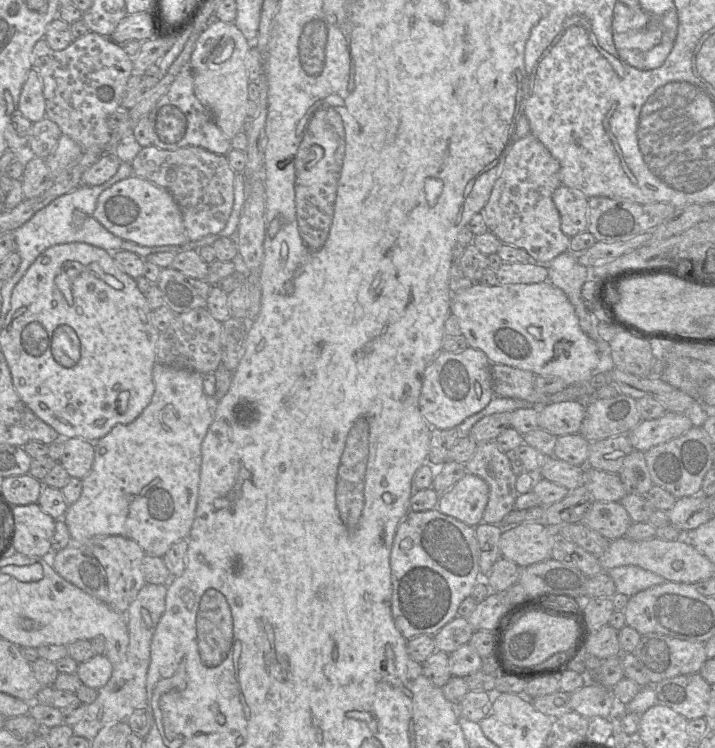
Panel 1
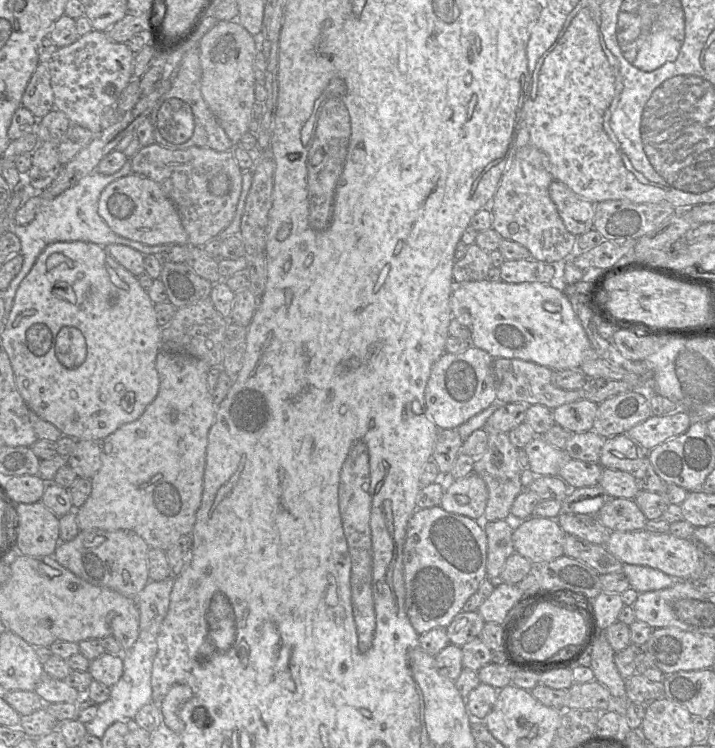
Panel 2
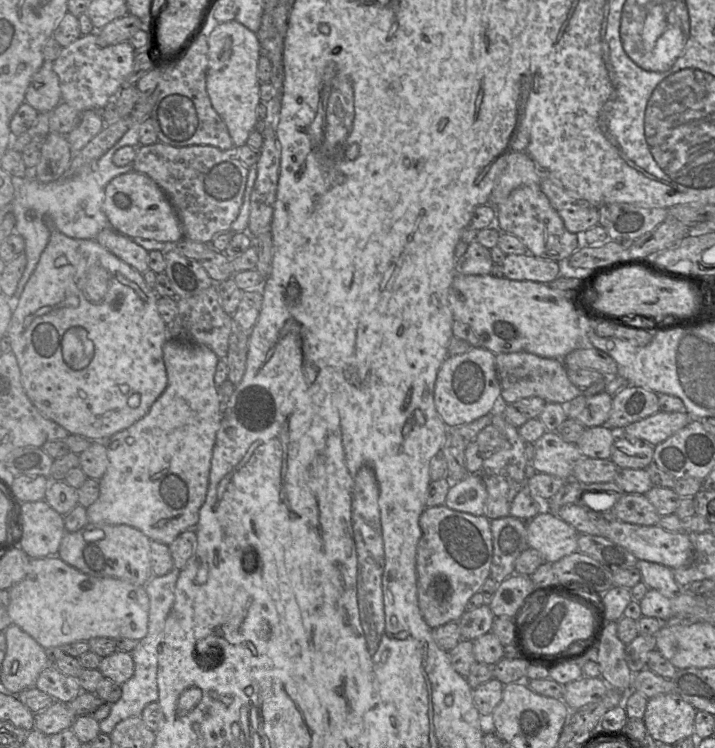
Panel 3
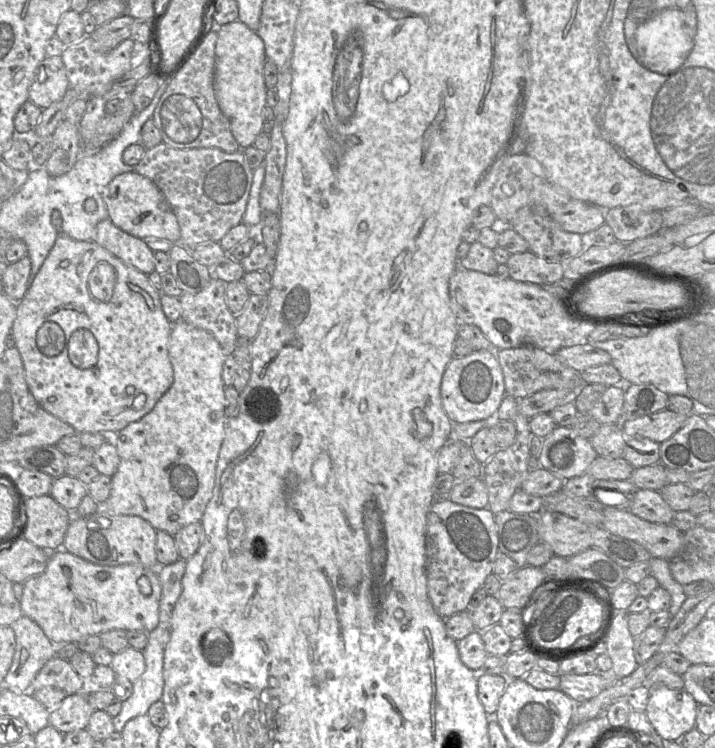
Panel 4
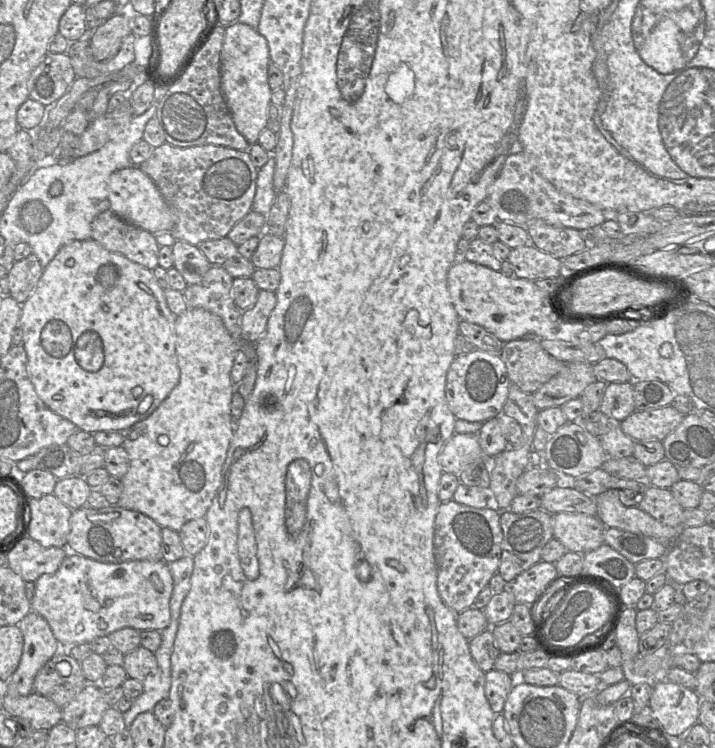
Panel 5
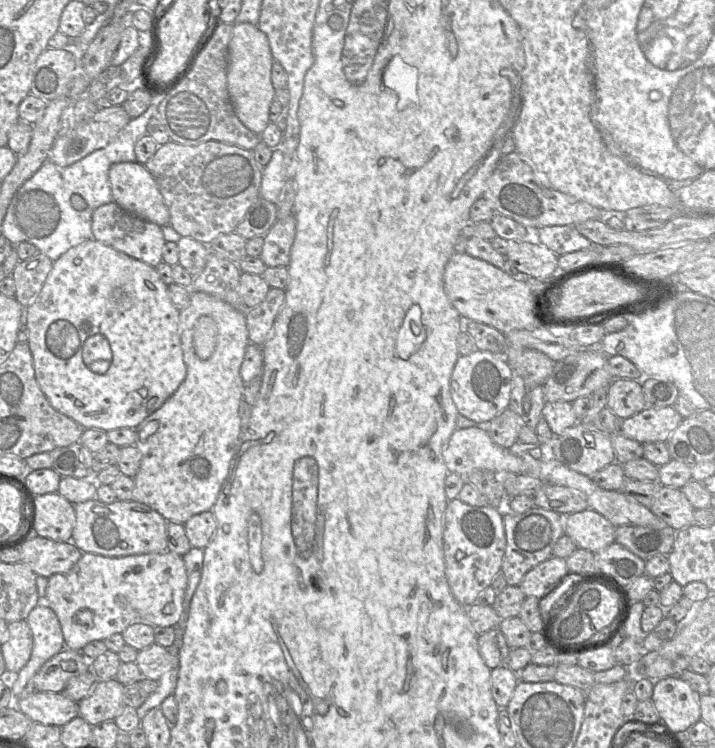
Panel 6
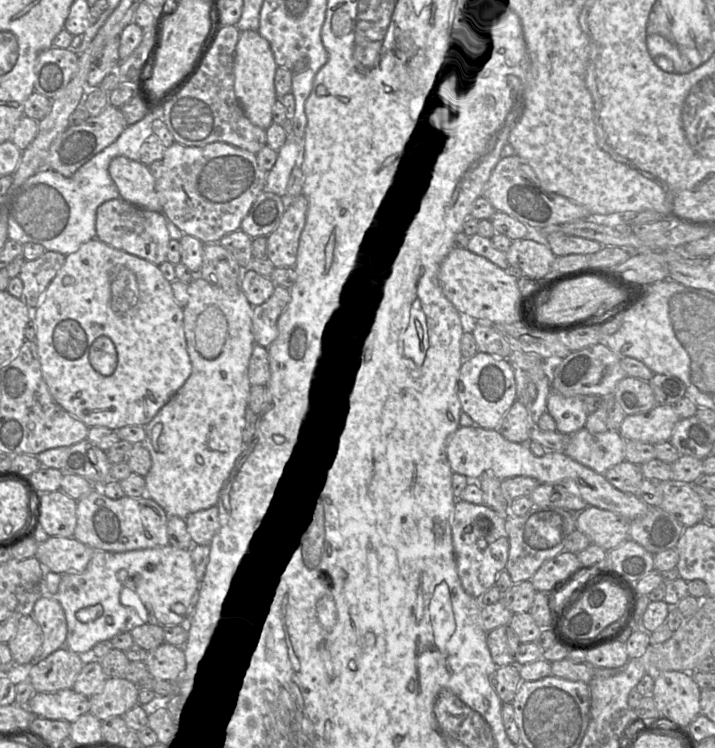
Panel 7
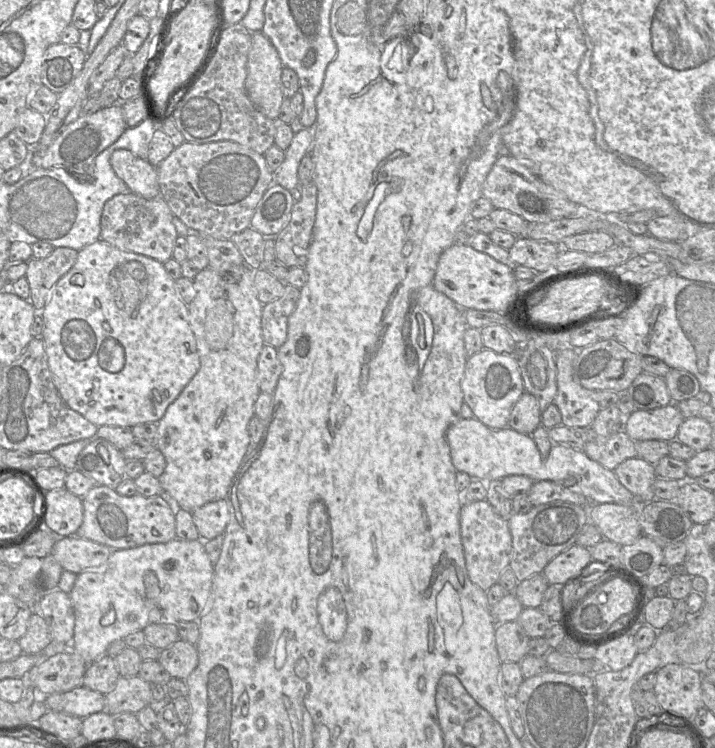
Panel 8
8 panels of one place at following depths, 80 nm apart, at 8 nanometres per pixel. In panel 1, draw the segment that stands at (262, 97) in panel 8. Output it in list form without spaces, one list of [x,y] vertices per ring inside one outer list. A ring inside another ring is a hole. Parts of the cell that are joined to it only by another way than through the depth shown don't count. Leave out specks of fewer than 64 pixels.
[[[217,20],[200,34],[190,58],[195,95],[210,110],[217,126],[229,140],[242,131],[247,118],[250,81],[246,56],[249,49],[248,40],[234,23]]]

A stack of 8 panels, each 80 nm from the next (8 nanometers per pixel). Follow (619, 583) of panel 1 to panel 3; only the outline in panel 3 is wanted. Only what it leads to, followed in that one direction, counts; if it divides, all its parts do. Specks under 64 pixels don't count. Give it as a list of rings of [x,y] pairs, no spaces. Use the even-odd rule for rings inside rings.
[[[639,560],[636,567],[641,572],[641,582],[649,589],[658,590],[667,597],[674,597],[681,590],[686,589],[678,585],[673,570],[665,565]]]

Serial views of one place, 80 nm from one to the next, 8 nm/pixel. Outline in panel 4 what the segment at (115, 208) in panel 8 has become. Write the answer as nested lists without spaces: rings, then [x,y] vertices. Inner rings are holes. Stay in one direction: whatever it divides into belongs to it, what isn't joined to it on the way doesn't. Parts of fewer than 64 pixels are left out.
[[[109,218],[98,223],[94,241],[146,275],[155,271],[155,252],[143,239],[124,232]]]

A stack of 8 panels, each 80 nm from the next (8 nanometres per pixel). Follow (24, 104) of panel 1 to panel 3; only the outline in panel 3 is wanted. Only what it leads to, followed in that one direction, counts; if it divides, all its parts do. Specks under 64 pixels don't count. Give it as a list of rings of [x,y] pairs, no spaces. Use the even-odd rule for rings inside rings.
[[[45,61],[26,91],[25,102],[39,113],[52,112],[62,101],[59,77],[52,61]]]

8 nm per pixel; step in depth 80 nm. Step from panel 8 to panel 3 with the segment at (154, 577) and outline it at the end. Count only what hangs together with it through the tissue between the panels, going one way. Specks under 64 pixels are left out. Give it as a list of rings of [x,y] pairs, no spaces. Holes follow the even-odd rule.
[[[52,555],[30,560],[29,573],[7,590],[7,611],[11,622],[44,648],[96,637],[140,641],[148,631],[149,597],[145,585],[94,577]]]

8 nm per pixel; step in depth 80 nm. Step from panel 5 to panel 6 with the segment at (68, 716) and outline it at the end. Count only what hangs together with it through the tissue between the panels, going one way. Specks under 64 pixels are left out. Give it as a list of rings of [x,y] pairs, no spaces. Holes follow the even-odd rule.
[[[116,679],[98,681],[88,697],[78,702],[79,716],[95,726],[114,720],[124,706],[125,686]]]

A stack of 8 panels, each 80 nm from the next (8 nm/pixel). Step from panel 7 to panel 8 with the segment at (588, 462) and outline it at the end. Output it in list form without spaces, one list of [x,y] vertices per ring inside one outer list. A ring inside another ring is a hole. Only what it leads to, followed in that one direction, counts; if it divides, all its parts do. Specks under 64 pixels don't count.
[[[624,431],[609,437],[595,435],[583,446],[582,451],[612,471],[625,460],[637,457],[636,442]]]

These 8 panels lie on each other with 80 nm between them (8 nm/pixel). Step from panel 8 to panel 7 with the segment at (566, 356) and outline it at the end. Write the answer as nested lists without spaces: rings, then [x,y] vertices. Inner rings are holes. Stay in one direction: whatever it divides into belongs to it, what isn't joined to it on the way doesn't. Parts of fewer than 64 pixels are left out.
[[[552,391],[547,399],[547,412],[556,422],[556,430],[572,434],[585,427],[588,413],[583,402],[584,396],[565,397]]]

